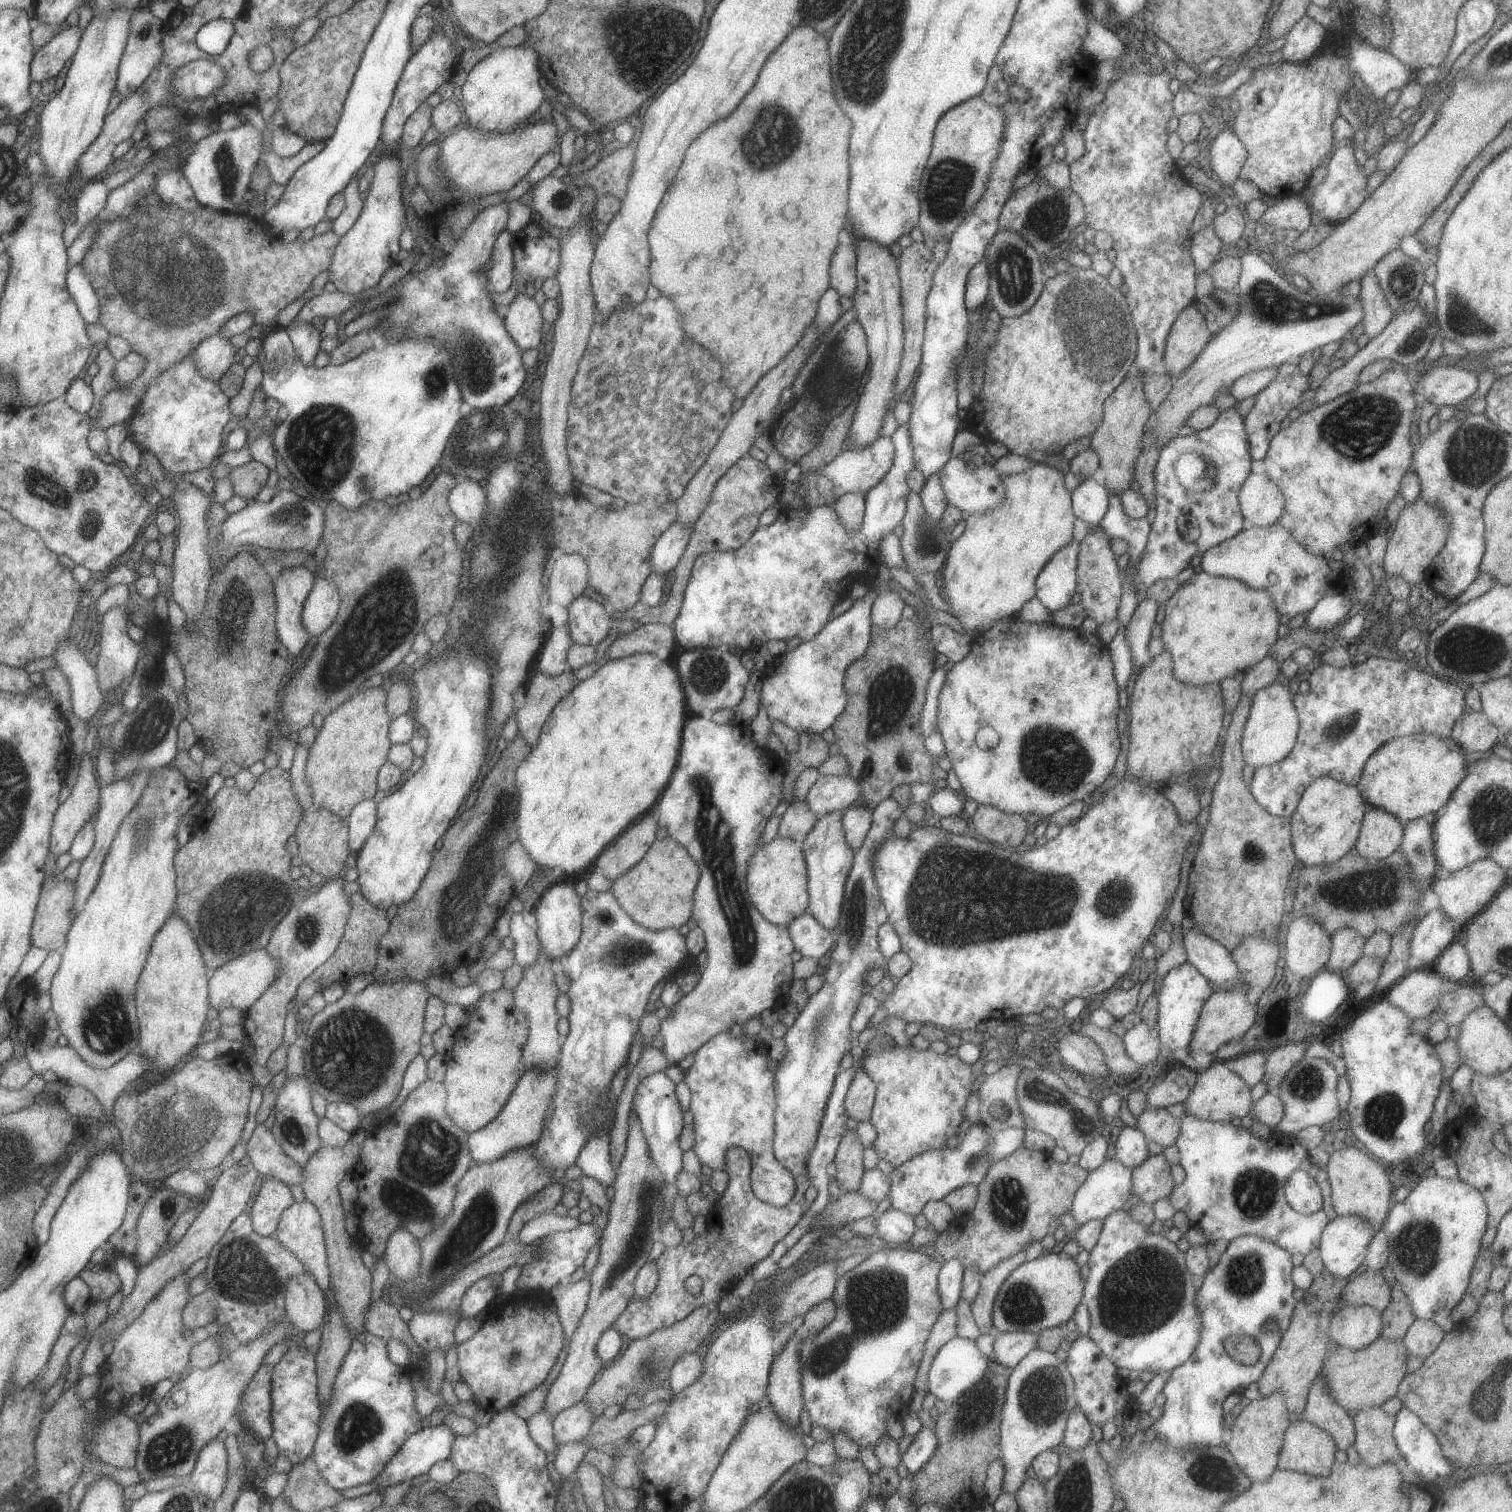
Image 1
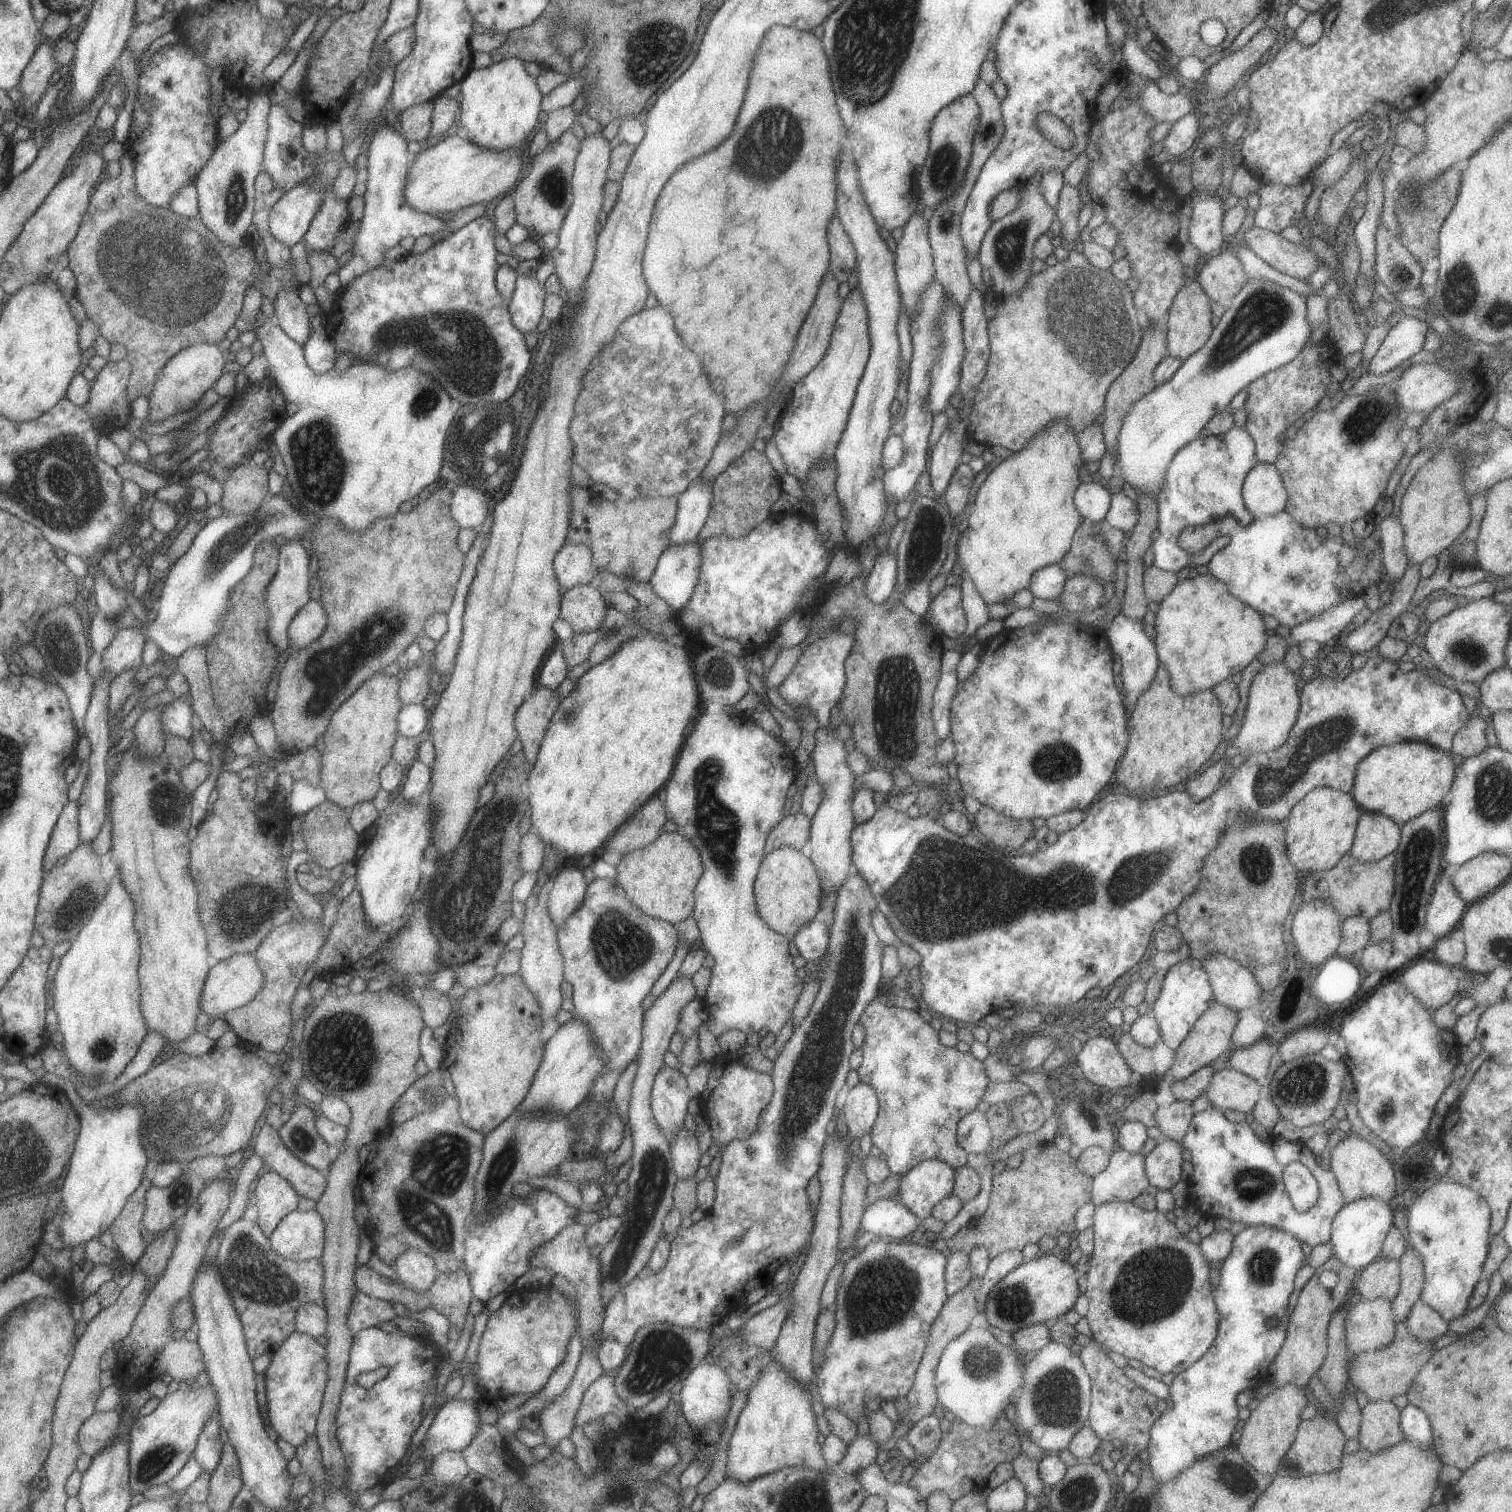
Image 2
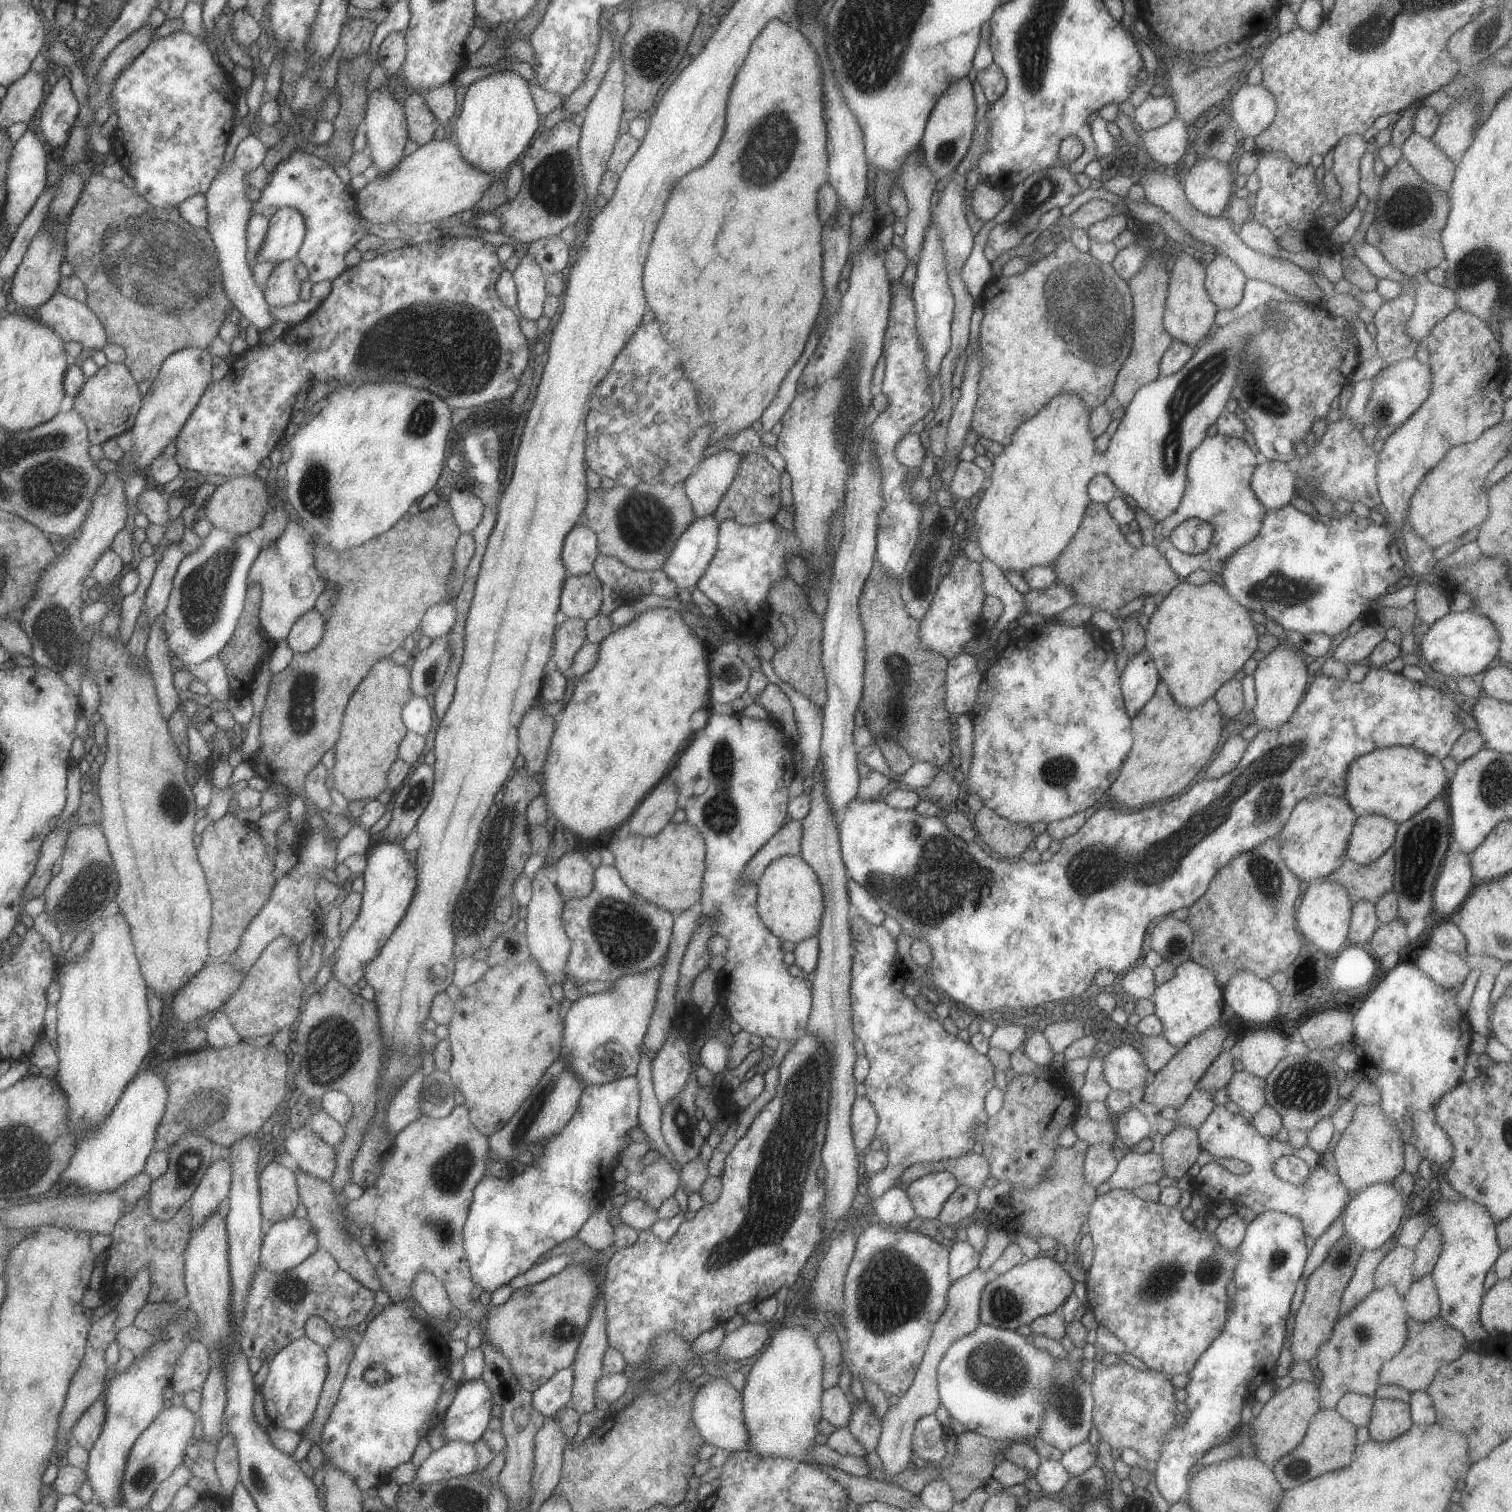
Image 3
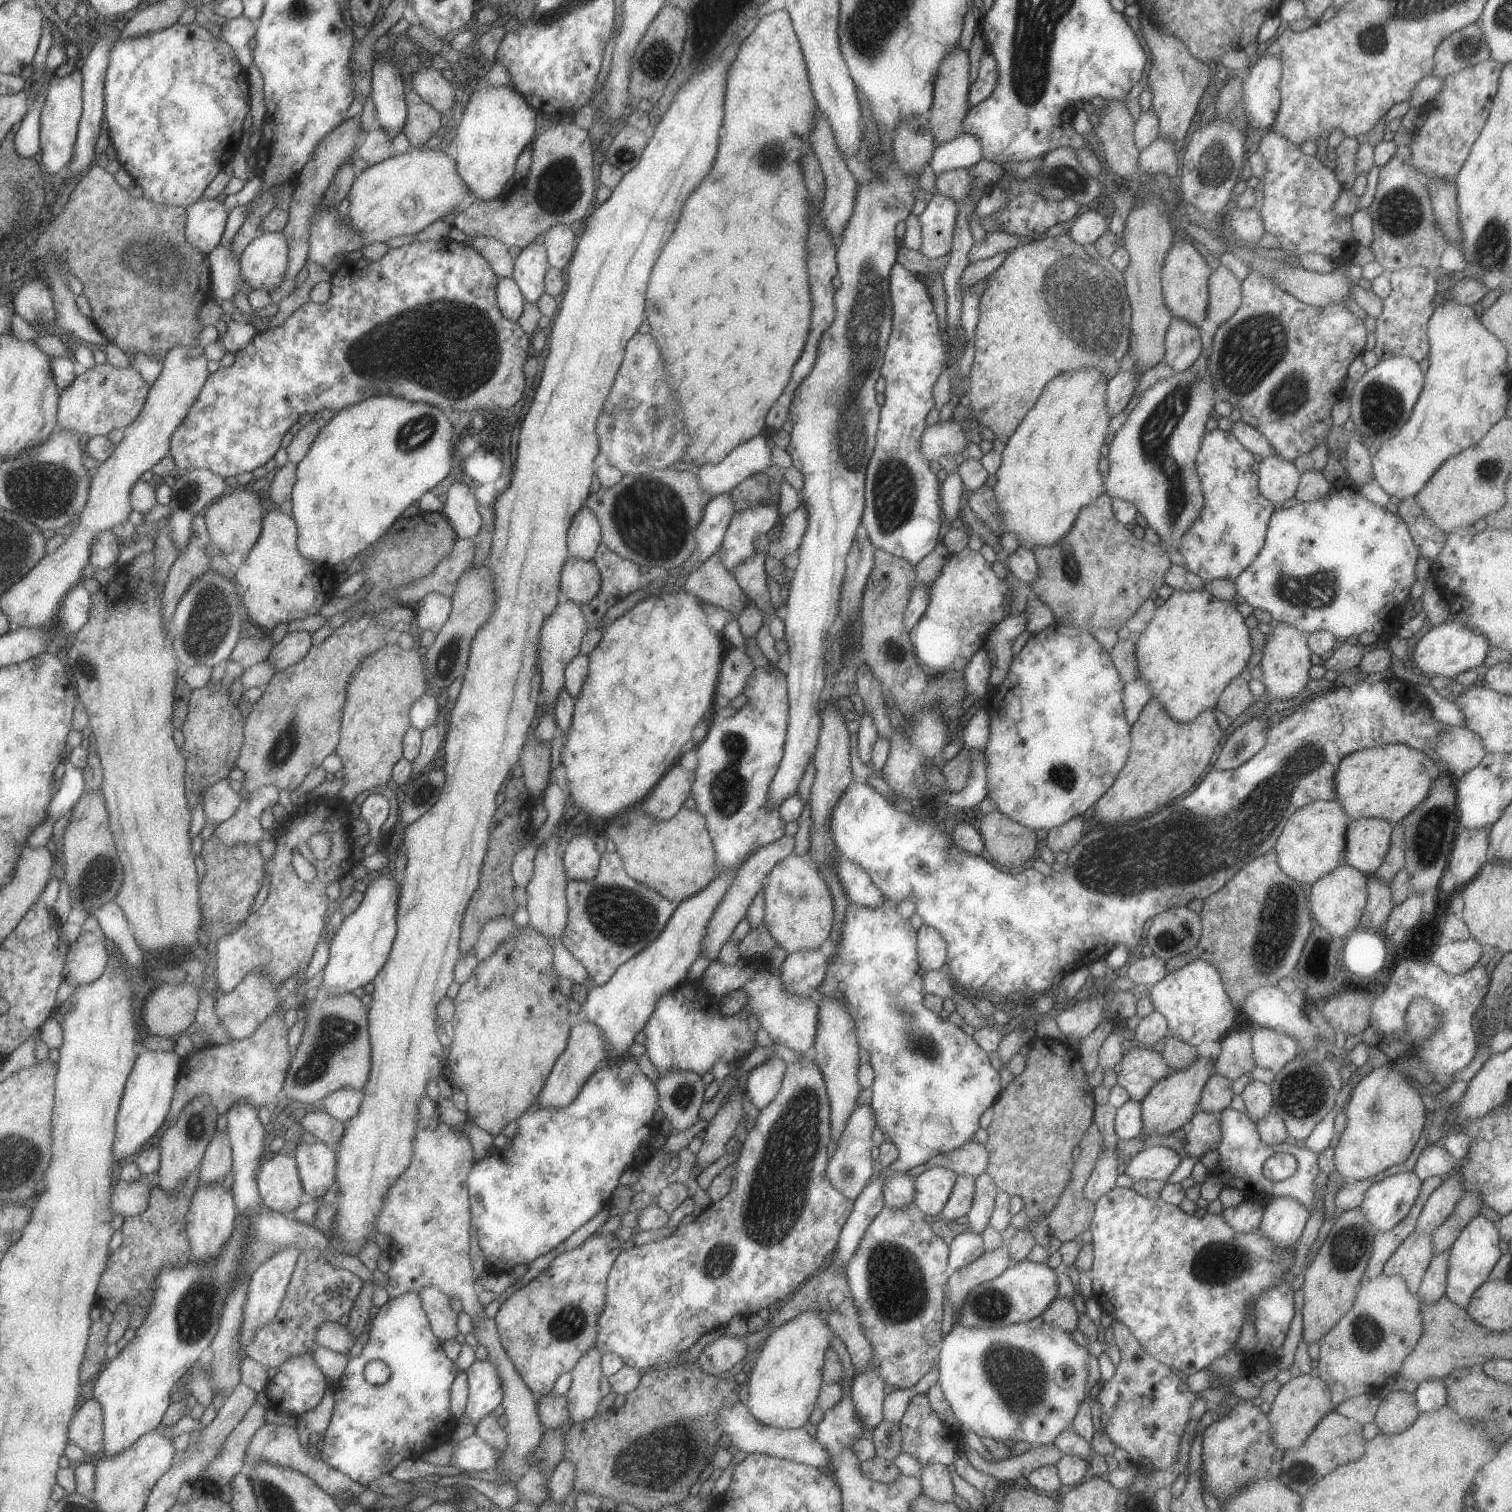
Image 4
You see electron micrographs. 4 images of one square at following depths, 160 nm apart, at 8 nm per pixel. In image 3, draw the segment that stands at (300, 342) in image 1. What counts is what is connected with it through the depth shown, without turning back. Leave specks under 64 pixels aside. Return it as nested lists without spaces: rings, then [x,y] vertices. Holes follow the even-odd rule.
[[[298,257],[276,263],[267,283],[263,287],[269,306],[288,306],[298,302],[300,283],[295,266]]]

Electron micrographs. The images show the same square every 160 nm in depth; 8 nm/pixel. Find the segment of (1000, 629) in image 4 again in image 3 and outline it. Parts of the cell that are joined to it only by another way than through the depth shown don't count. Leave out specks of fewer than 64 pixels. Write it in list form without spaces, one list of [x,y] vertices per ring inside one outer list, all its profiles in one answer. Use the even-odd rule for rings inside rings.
[[[1060,584],[1050,585],[1044,590],[1030,589],[1023,595],[1025,610],[1045,618],[1054,617],[1075,604],[1073,592]]]

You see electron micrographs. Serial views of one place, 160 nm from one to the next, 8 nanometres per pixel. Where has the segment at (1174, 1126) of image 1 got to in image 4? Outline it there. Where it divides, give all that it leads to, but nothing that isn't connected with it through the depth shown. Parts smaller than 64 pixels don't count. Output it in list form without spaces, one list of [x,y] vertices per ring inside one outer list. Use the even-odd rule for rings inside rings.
[[[1217,1073],[1210,1077],[1201,1092],[1200,1108],[1202,1111],[1220,1113],[1232,1102],[1232,1082],[1229,1078]]]

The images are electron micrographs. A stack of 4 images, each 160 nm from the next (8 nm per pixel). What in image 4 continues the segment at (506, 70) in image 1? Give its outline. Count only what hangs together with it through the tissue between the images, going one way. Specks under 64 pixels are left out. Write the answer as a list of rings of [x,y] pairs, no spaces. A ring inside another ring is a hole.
[[[477,84],[457,127],[454,140],[457,173],[475,198],[493,201],[502,198],[508,180],[514,176],[520,153],[536,136],[536,112],[512,86],[482,87]]]

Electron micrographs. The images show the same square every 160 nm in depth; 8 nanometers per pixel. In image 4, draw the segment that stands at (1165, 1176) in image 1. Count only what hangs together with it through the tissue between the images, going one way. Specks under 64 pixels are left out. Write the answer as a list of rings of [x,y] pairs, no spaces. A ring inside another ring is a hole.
[[[1199,1111],[1186,1126],[1185,1150],[1188,1156],[1201,1157],[1218,1148],[1221,1143],[1220,1113]]]

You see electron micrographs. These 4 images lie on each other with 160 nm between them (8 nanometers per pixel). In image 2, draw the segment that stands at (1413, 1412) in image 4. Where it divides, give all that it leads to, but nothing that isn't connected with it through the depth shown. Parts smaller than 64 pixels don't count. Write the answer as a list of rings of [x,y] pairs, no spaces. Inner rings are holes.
[[[1370,1401],[1363,1409],[1360,1446],[1368,1452],[1377,1453],[1397,1445],[1405,1439],[1400,1428],[1401,1411],[1392,1401]]]

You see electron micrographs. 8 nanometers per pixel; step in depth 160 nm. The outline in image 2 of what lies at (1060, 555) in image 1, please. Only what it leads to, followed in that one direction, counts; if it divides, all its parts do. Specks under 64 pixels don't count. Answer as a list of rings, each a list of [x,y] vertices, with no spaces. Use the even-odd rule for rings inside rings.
[[[1060,563],[1038,569],[1032,576],[1029,589],[1036,598],[1057,600],[1064,590],[1068,576]]]

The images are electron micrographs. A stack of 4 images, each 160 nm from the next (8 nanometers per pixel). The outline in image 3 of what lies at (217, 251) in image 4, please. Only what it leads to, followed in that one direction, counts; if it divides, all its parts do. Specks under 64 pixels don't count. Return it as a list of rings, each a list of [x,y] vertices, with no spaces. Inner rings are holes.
[[[248,135],[237,146],[236,156],[231,164],[224,168],[216,175],[215,181],[212,182],[211,188],[207,190],[205,197],[207,200],[207,230],[211,237],[215,239],[216,246],[219,250],[219,259],[222,268],[223,286],[230,302],[235,308],[252,323],[259,332],[265,332],[270,329],[276,322],[268,310],[269,304],[266,302],[263,288],[258,286],[252,277],[252,266],[247,260],[247,224],[252,216],[252,202],[246,197],[248,182],[245,180],[246,175],[256,169],[264,156],[267,148],[254,135]]]

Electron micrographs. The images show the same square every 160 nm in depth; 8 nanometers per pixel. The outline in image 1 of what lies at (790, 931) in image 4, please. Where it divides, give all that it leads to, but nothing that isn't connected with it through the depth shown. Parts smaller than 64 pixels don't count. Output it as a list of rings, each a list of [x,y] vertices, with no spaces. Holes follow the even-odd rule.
[[[776,837],[762,845],[749,862],[747,891],[752,904],[768,922],[788,928],[809,907],[808,873],[802,845],[789,838]]]

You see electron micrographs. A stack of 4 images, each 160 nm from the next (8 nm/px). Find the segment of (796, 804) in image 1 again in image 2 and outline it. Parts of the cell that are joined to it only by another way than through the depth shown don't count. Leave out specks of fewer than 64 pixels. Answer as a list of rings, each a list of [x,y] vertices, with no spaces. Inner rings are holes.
[[[802,812],[784,817],[778,826],[774,827],[765,842],[765,854],[781,846],[794,847],[799,850],[808,842],[812,819]]]

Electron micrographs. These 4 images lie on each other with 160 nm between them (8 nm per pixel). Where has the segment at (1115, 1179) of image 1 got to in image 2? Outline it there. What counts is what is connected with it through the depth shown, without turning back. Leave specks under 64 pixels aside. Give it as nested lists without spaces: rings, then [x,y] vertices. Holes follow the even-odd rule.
[[[1118,1146],[1118,1150],[1109,1158],[1108,1166],[1093,1178],[1091,1201],[1095,1208],[1112,1201],[1132,1201],[1135,1196],[1146,1191],[1151,1182],[1145,1169],[1145,1158],[1141,1153],[1131,1153]]]

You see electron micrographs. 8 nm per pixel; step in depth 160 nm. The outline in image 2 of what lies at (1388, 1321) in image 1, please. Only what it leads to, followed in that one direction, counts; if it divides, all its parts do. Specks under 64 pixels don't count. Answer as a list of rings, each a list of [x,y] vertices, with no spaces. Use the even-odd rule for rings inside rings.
[[[1408,1245],[1400,1258],[1401,1289],[1392,1301],[1395,1321],[1404,1321],[1415,1302],[1421,1298],[1425,1272],[1421,1256]]]

